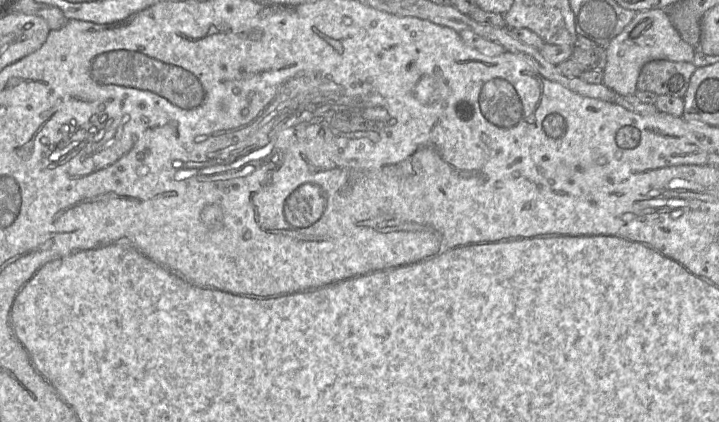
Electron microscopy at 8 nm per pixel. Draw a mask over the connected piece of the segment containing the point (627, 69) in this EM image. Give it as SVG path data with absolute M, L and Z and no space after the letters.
M666 10L637 12L624 30L605 48L607 63L603 70L603 85L620 95L635 95L642 67L654 60L692 62L697 49L686 43L672 25Z

